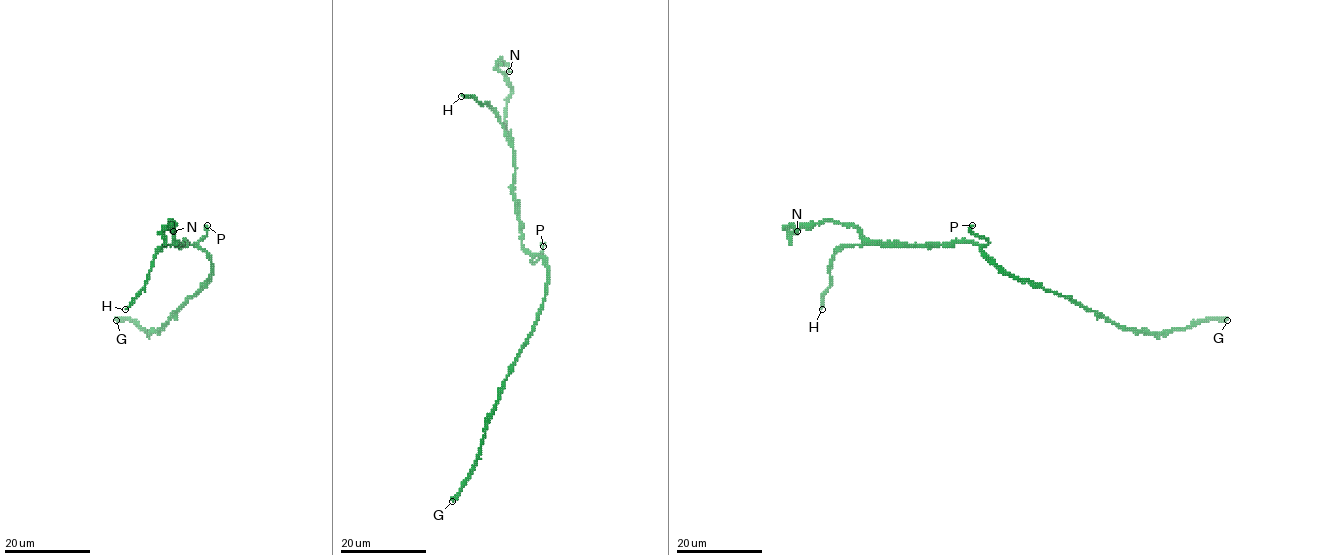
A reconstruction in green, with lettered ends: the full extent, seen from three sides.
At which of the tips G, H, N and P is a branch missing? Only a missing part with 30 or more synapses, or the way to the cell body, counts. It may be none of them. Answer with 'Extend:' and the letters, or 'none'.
Extend: none

